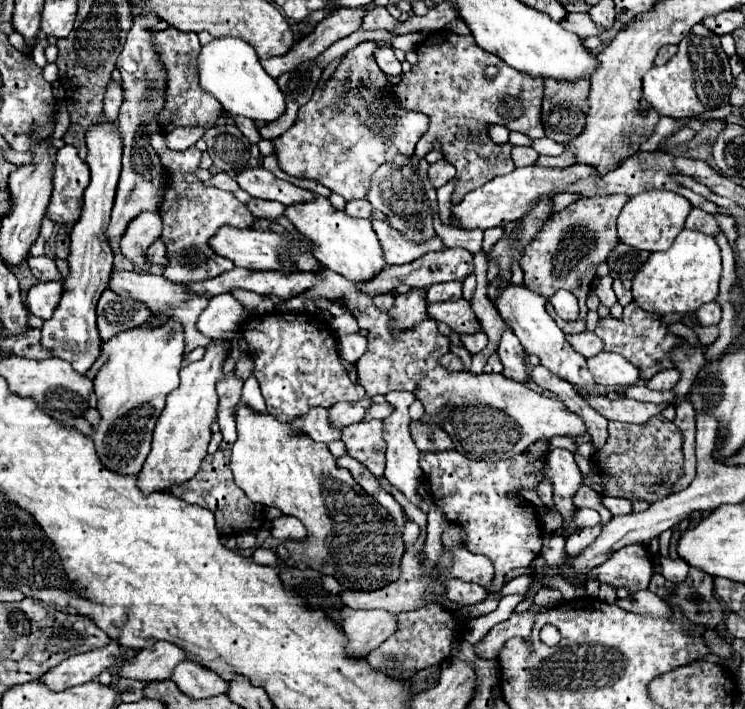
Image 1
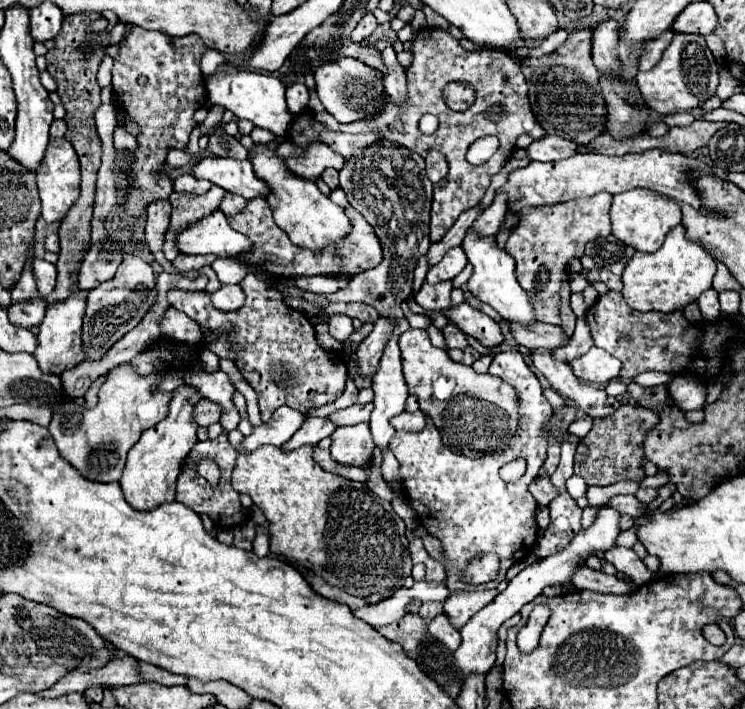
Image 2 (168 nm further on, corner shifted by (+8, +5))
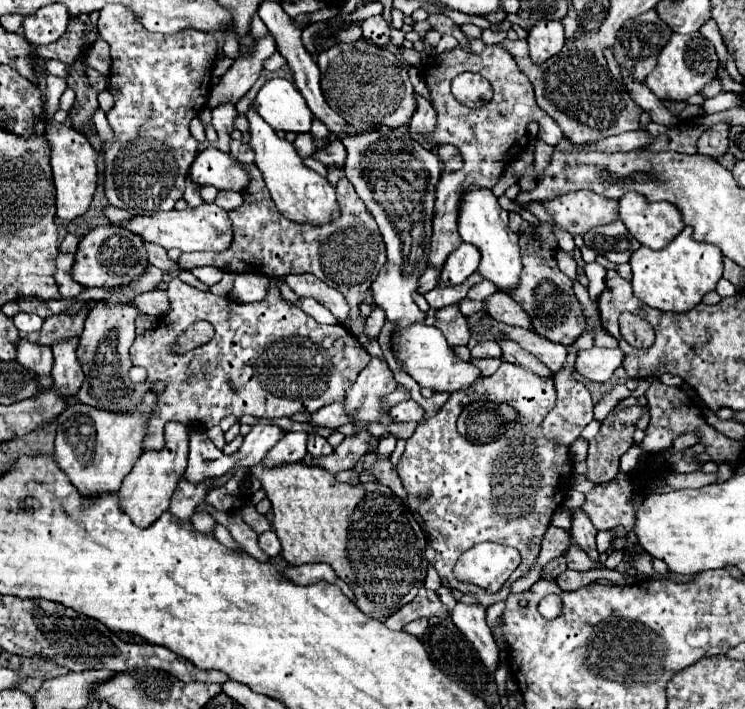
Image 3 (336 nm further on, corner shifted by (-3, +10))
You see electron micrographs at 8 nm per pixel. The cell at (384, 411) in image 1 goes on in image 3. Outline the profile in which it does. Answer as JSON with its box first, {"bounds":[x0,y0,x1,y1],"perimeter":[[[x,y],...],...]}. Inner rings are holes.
{"bounds":[307,402,351,430],"perimeter":[[[337,402],[337,404],[323,406],[323,408],[317,410],[315,414],[311,414],[307,422],[309,422],[311,426],[315,426],[315,428],[331,428],[331,430],[335,430],[335,428],[351,422],[351,416],[345,414],[345,412],[343,412],[343,404]]]}

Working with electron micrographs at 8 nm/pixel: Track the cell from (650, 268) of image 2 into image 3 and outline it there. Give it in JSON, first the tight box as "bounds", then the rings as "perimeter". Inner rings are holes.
{"bounds":[629,226,723,312],"perimeter":[[[685,226],[685,230],[663,250],[641,246],[633,252],[629,264],[633,268],[633,294],[647,306],[663,312],[689,312],[707,292],[715,290],[723,274],[721,252],[713,244],[693,240],[691,226]]]}

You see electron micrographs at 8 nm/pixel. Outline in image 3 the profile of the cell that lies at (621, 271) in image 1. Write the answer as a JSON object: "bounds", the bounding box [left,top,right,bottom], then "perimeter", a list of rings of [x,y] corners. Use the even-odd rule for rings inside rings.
{"bounds":[585,220,641,264],"perimeter":[[[615,220],[611,224],[595,226],[585,236],[585,244],[593,248],[597,254],[607,256],[615,264],[629,262],[631,254],[641,246],[625,228],[621,220]]]}

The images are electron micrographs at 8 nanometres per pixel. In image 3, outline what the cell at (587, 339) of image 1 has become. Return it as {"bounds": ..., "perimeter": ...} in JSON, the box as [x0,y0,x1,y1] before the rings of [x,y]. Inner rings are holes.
{"bounds":[485,292,531,328],"perimeter":[[[495,292],[485,298],[485,310],[499,322],[509,326],[531,328],[531,320],[523,314],[523,308],[505,292]]]}

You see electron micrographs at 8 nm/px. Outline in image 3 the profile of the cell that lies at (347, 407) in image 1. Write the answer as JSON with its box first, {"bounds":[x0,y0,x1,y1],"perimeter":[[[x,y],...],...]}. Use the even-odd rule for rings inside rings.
{"bounds":[263,432,307,468],"perimeter":[[[287,432],[263,458],[263,468],[285,466],[291,462],[299,462],[307,454],[307,432]]]}

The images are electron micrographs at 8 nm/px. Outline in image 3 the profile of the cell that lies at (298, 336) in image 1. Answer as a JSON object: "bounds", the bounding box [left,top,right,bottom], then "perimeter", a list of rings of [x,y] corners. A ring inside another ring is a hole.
{"bounds":[131,278,371,450],"perimeter":[[[173,278],[167,296],[169,312],[153,330],[139,334],[131,346],[133,366],[147,368],[151,384],[165,384],[165,390],[157,392],[159,398],[149,416],[143,450],[163,450],[167,422],[181,422],[185,426],[197,422],[203,428],[211,428],[229,414],[237,418],[243,414],[289,418],[305,410],[313,414],[327,404],[343,402],[347,386],[355,382],[371,360],[345,326],[319,324],[297,306],[281,300],[277,286],[269,290],[265,302],[241,304],[229,296],[201,292]],[[197,320],[207,320],[215,326],[211,342],[187,354],[173,354],[171,344],[175,338]],[[225,382],[233,396],[225,396]]]}

